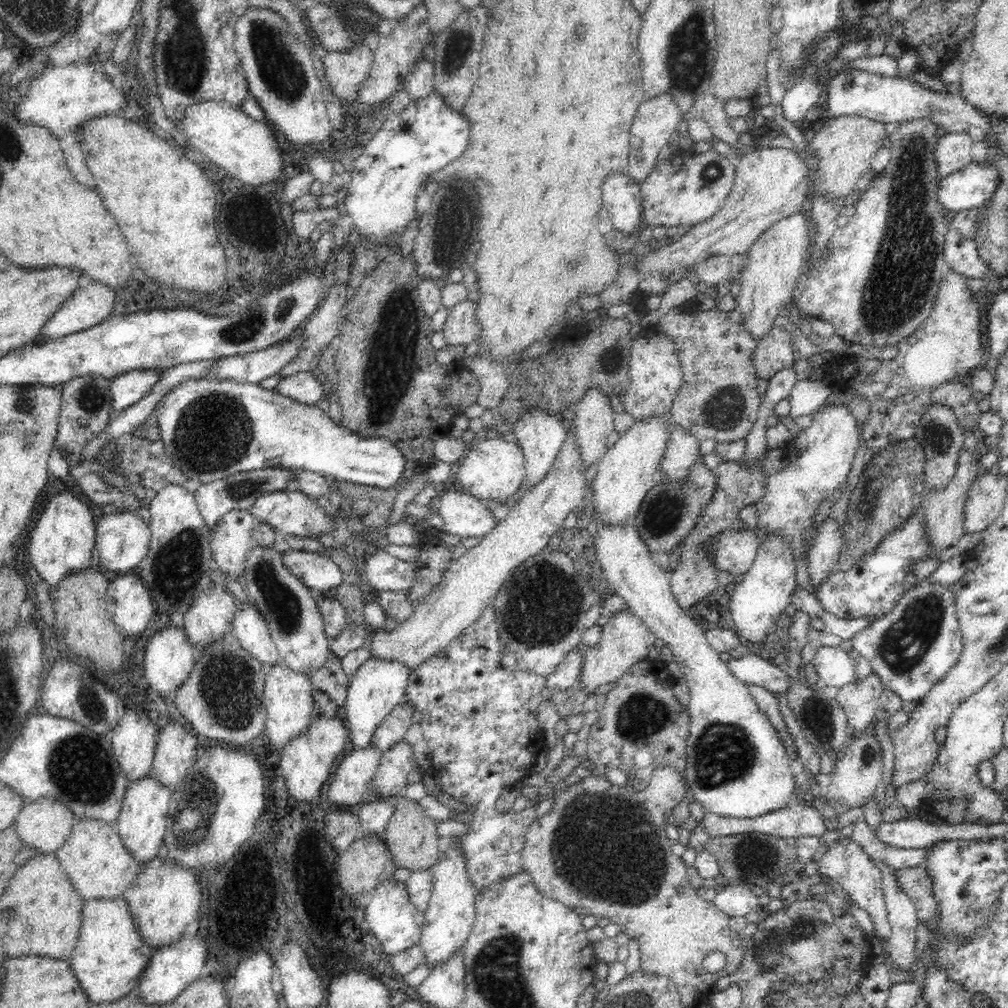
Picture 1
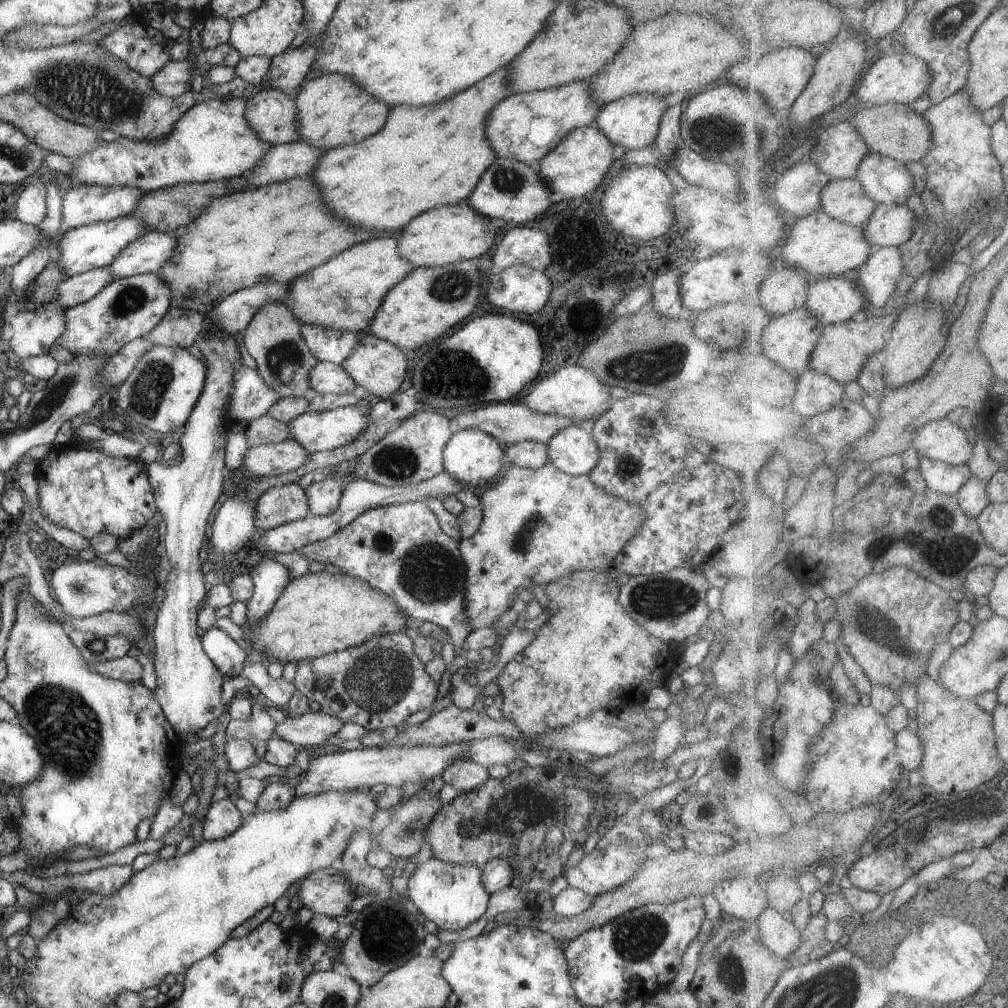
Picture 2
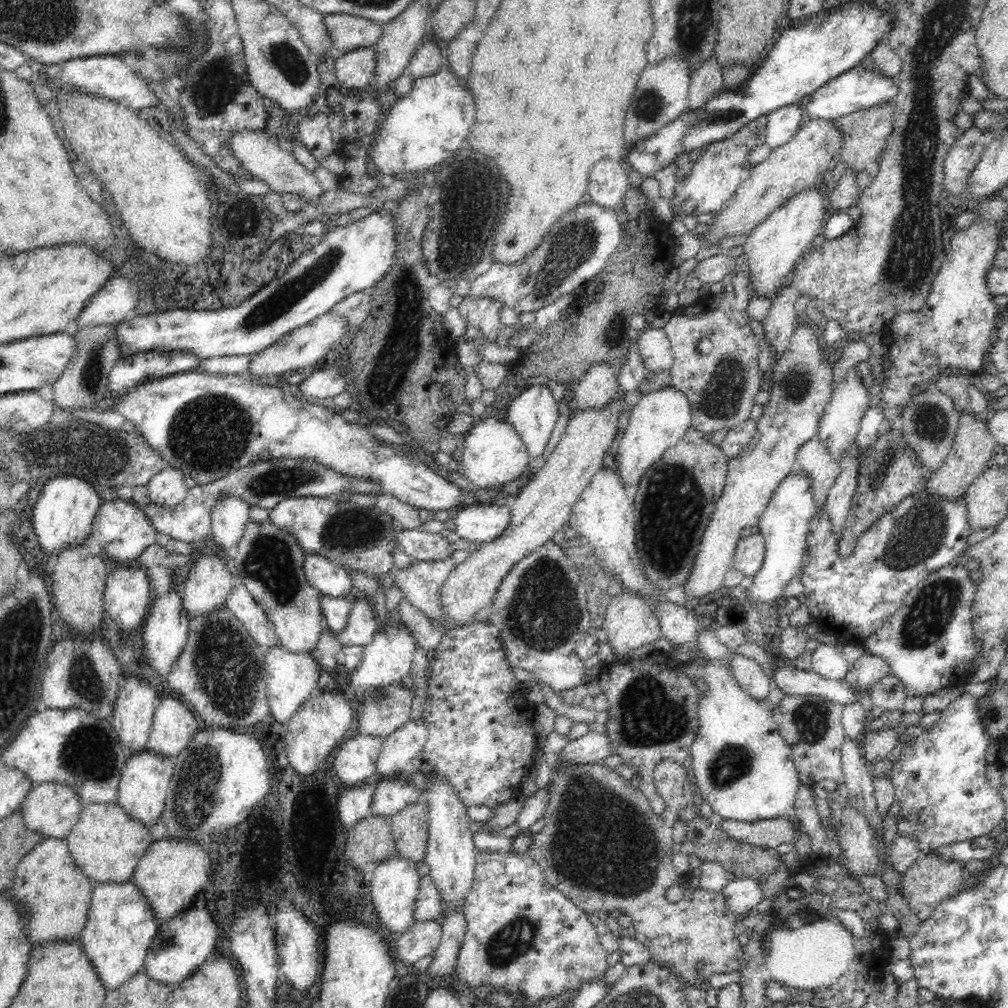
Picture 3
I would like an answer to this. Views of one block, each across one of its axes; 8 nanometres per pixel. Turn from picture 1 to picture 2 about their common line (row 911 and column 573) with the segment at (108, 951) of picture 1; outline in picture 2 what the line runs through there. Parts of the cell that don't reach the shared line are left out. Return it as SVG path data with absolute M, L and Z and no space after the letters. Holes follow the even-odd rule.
M576 81L520 94L511 93L488 112L486 138L497 157L512 158L539 169L540 160L548 152L552 152L572 130L592 124L600 109L592 100L589 81Z

